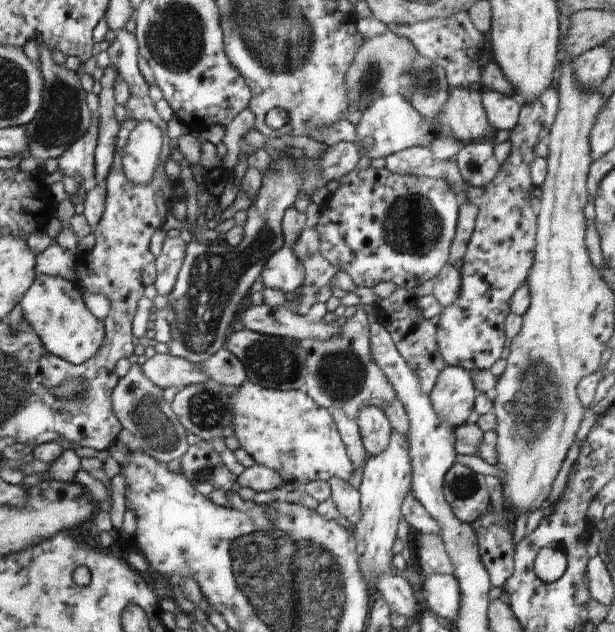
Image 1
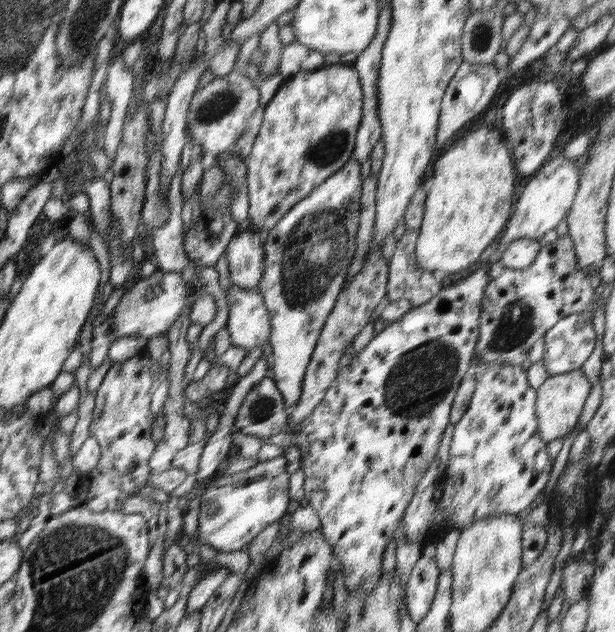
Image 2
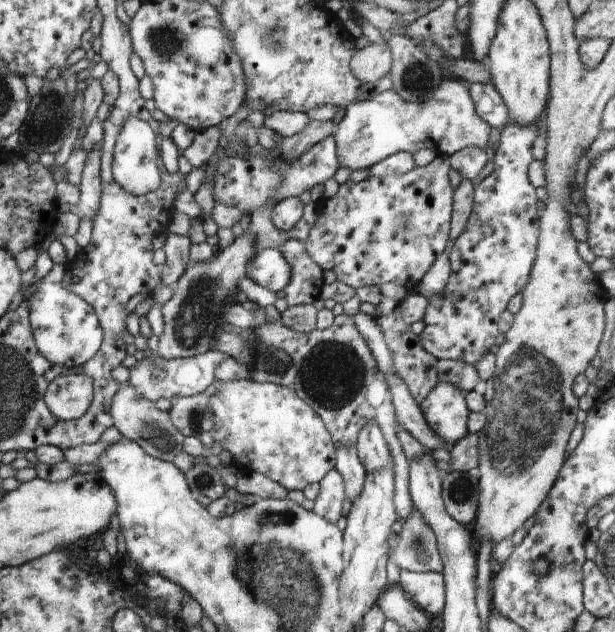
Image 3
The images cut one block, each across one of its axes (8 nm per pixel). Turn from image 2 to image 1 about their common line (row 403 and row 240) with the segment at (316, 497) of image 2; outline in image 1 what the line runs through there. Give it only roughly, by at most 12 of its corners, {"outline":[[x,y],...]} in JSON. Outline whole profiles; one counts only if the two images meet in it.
{"outline":[[372,166],[316,226],[357,287],[413,290],[447,265],[446,180]]}

